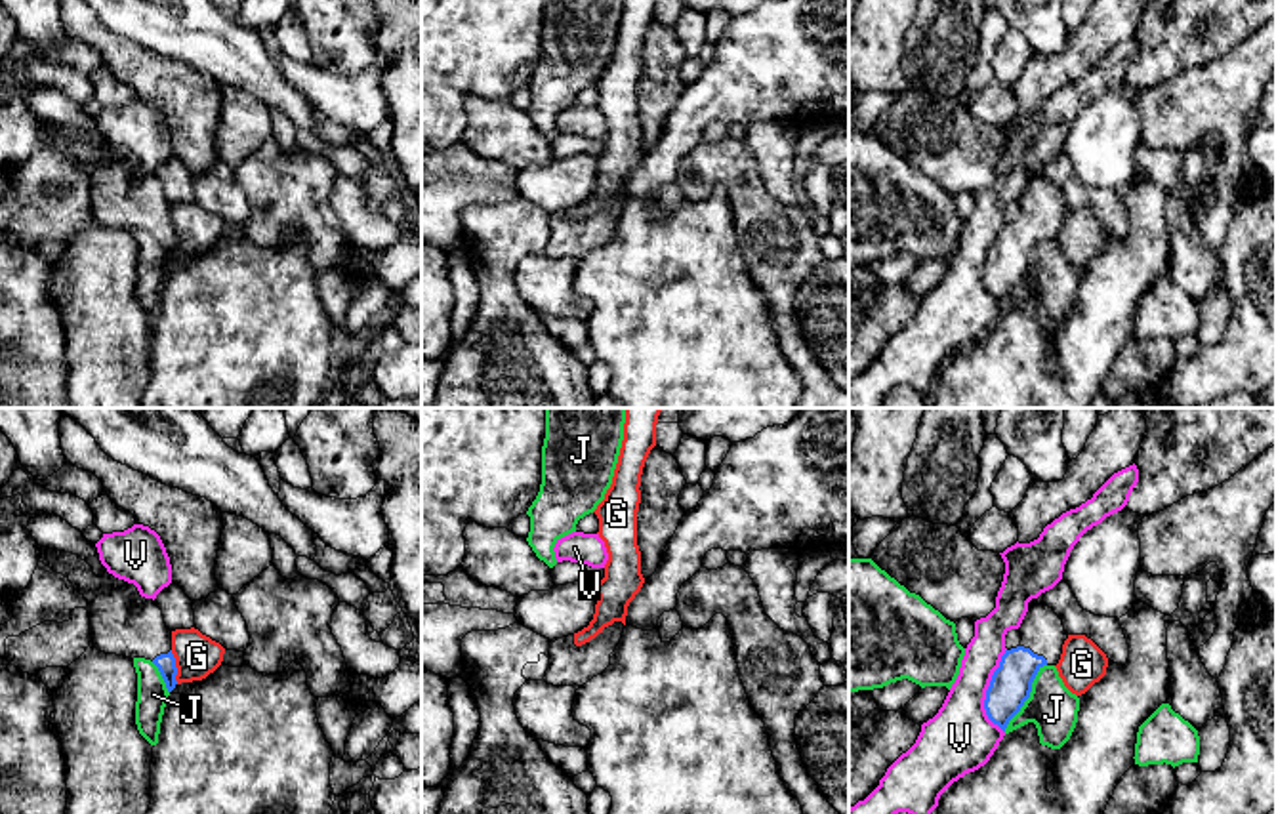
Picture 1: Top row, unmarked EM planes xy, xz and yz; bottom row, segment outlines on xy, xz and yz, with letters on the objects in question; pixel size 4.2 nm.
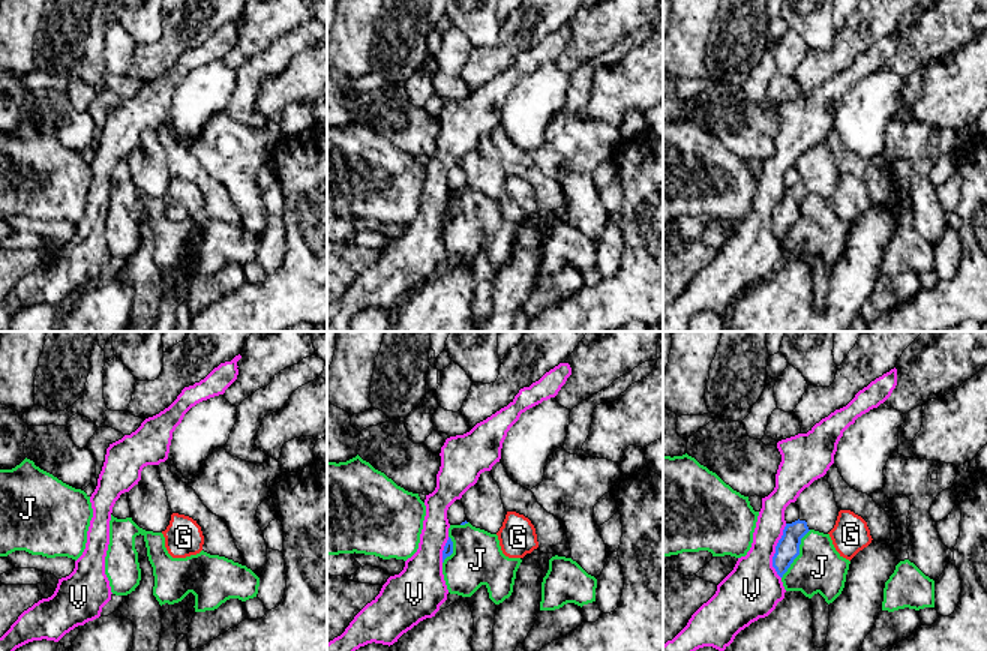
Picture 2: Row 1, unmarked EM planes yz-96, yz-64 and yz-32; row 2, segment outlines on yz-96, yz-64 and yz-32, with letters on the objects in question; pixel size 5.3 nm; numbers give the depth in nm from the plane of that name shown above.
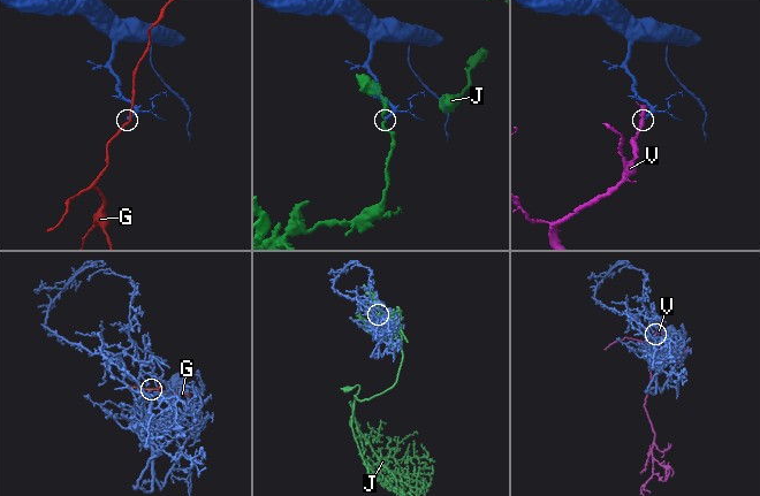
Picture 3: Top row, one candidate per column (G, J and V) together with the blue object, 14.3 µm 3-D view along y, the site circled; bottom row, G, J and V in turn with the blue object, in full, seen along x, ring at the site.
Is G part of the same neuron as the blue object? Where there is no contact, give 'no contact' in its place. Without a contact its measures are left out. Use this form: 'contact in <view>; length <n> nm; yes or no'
contact in xy; length 150 nm; no

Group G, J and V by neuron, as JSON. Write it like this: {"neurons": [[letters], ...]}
{"neurons": [["G"], ["J"], ["V"]]}

